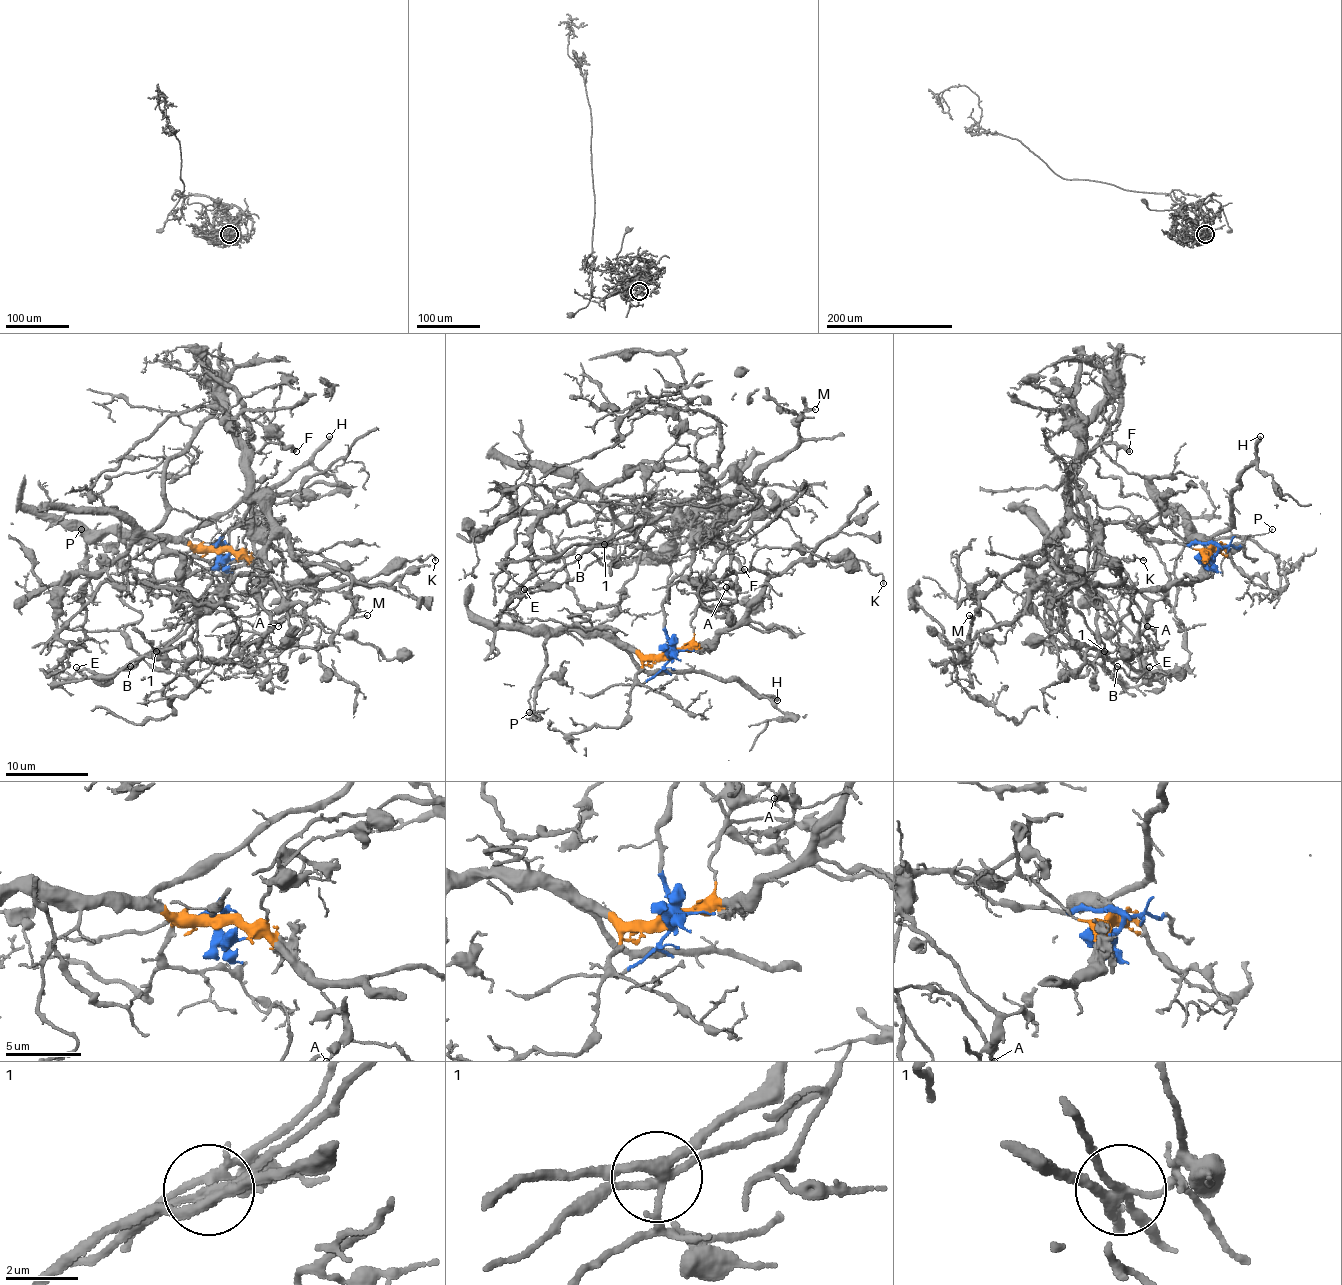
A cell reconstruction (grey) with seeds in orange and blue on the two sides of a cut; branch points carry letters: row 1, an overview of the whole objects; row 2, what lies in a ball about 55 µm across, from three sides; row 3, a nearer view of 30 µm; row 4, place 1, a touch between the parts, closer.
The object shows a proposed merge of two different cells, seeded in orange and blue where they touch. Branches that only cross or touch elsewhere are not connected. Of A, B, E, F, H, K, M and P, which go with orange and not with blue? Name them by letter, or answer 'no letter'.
H, K, P

